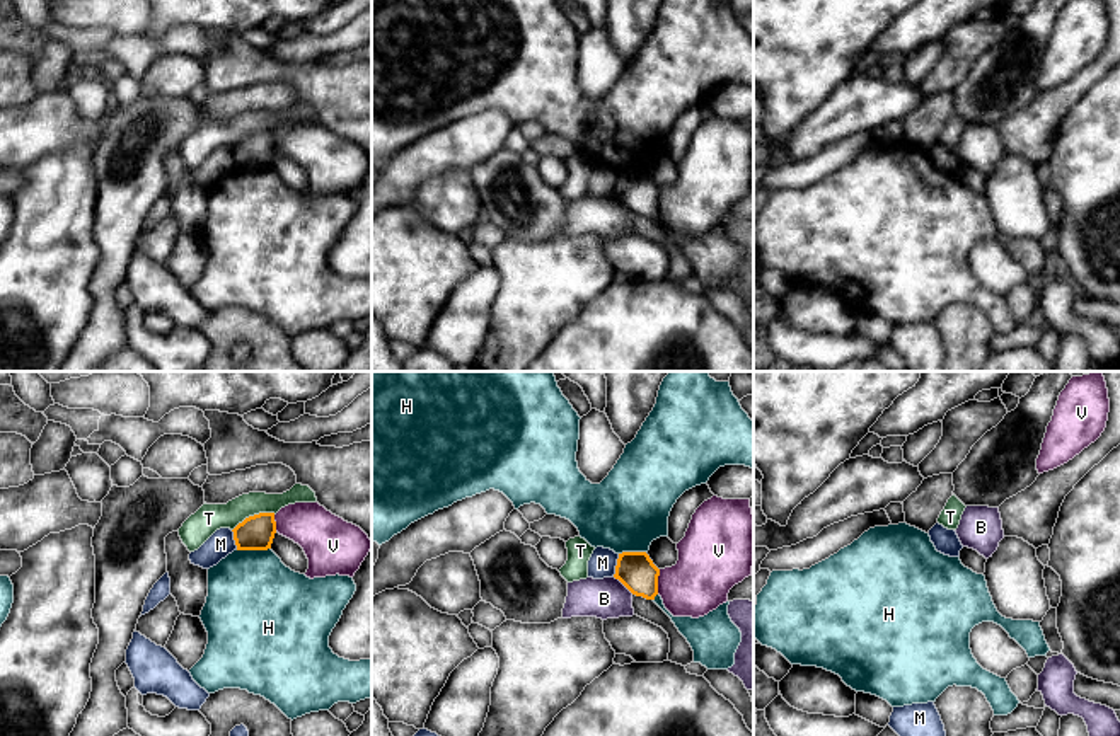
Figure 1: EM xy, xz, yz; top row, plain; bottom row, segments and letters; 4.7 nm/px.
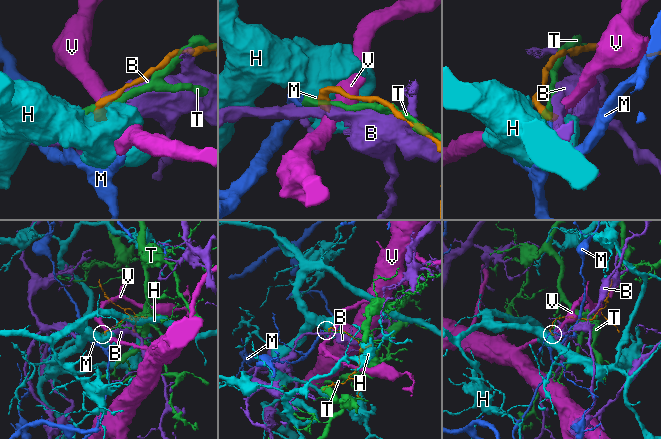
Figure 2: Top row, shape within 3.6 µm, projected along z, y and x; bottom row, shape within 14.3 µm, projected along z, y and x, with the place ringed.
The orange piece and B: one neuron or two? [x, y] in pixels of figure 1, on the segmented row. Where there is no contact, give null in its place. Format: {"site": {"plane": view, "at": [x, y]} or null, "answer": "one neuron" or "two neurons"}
{"site": {"plane": "xz", "at": [624, 585]}, "answer": "two neurons"}

